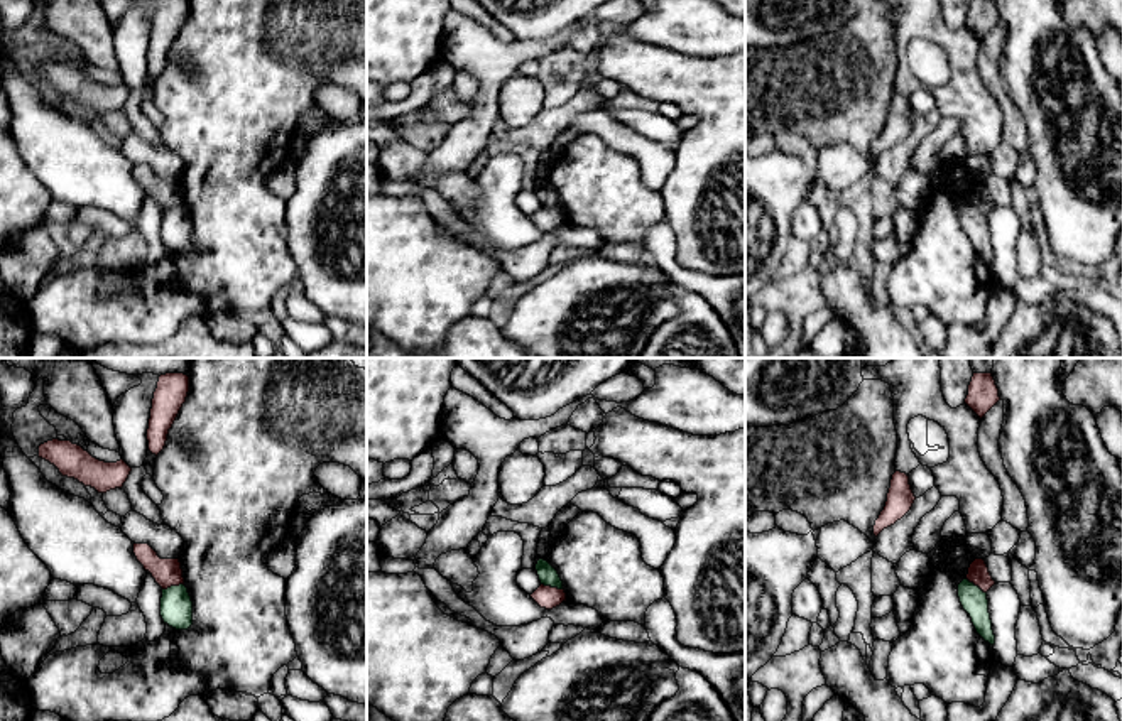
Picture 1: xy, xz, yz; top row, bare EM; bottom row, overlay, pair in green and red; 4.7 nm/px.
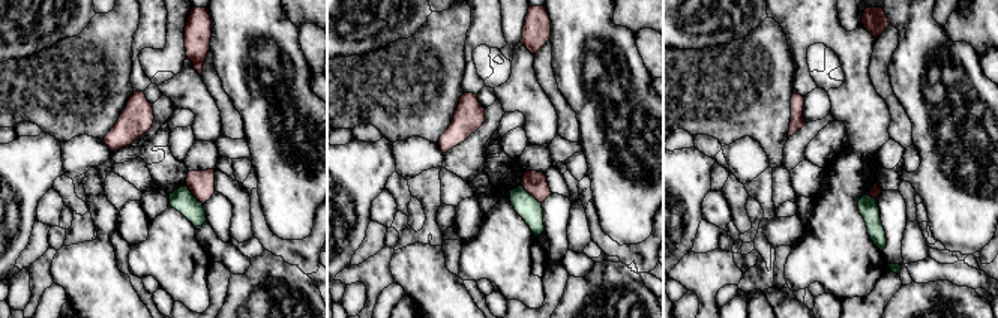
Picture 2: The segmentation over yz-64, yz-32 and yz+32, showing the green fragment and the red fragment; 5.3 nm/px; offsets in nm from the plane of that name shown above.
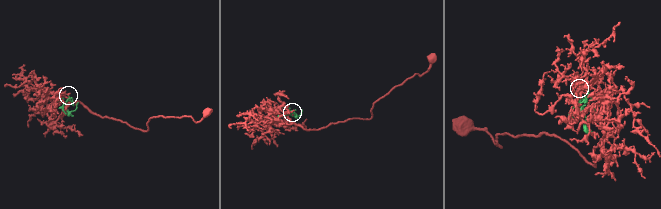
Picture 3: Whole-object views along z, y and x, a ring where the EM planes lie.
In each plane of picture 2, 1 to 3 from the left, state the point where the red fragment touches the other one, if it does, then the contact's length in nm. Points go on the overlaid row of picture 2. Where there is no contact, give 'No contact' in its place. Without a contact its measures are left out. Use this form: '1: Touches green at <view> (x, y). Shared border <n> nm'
1: Touches green at yz-64 (192, 195). Shared border 140 nm
2: Touches green at yz-32 (532, 195). Shared border 150 nm
3: Touches green at yz+32 (871, 197). Shared border 50 nm

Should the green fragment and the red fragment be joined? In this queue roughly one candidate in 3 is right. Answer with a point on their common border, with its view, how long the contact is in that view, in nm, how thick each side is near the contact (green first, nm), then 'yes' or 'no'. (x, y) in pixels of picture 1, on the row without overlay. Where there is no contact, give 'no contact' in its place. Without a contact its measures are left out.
meets green in xy at (173, 208); contact 110 nm long; 160 nm thick on the green side, 130 nm on the other; no

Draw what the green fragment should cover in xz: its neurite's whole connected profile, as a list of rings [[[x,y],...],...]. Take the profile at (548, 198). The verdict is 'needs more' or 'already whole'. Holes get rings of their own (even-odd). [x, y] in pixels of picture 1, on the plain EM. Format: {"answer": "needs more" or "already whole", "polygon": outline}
{"answer": "already whole", "polygon": [[[539,181],[536,186],[536,192],[541,206],[563,211],[563,203],[558,192],[544,181]]]}

